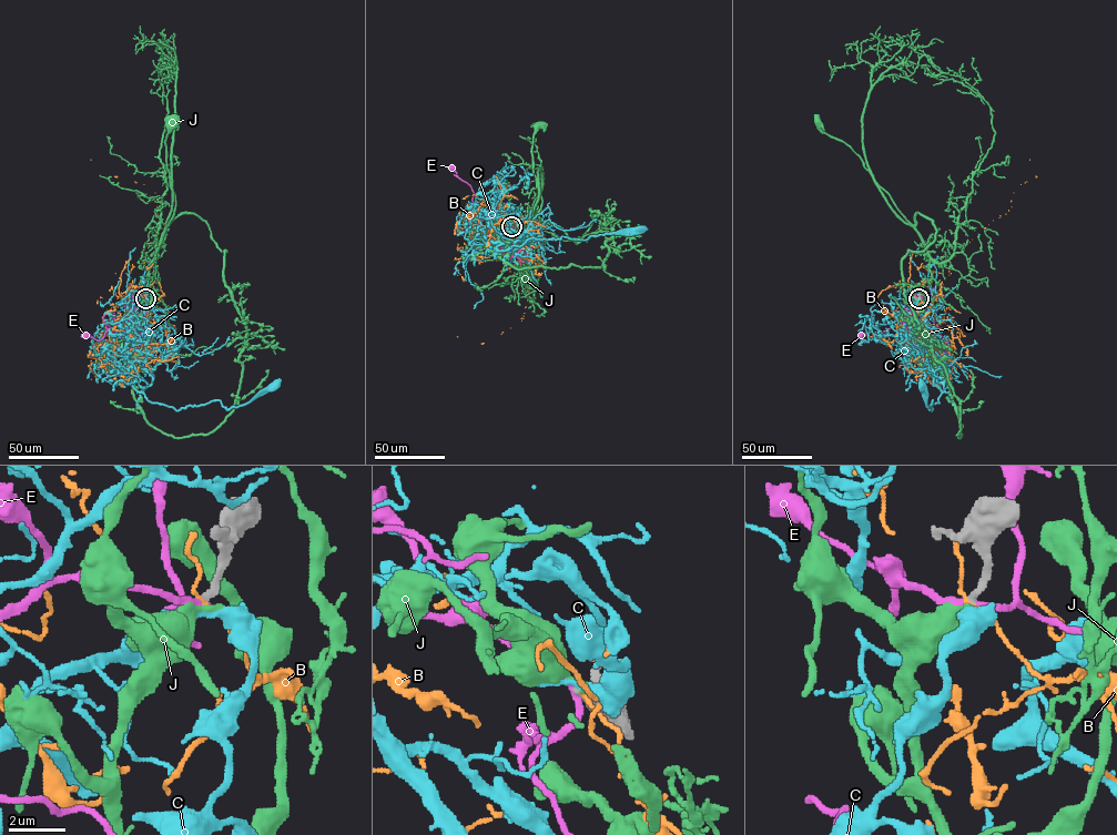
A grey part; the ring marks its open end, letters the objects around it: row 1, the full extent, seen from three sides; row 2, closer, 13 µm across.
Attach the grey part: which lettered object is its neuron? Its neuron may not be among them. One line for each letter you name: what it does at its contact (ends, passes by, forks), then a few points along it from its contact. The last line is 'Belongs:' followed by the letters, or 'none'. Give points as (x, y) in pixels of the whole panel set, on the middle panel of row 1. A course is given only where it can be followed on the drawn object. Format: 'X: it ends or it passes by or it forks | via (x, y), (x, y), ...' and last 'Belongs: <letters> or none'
Belongs: none

